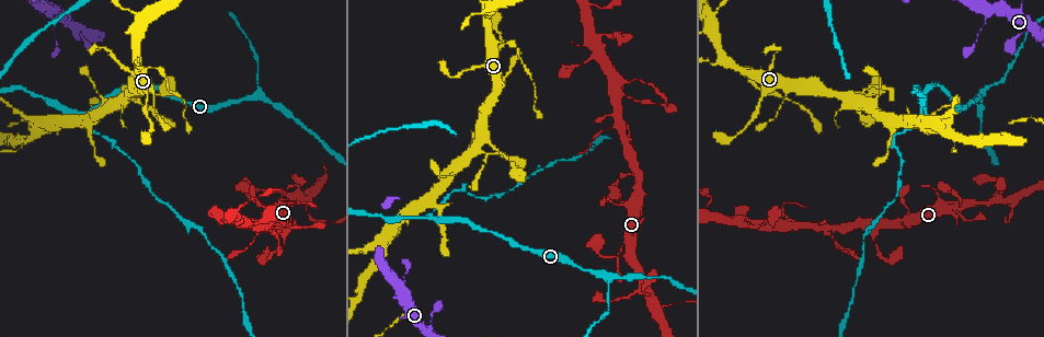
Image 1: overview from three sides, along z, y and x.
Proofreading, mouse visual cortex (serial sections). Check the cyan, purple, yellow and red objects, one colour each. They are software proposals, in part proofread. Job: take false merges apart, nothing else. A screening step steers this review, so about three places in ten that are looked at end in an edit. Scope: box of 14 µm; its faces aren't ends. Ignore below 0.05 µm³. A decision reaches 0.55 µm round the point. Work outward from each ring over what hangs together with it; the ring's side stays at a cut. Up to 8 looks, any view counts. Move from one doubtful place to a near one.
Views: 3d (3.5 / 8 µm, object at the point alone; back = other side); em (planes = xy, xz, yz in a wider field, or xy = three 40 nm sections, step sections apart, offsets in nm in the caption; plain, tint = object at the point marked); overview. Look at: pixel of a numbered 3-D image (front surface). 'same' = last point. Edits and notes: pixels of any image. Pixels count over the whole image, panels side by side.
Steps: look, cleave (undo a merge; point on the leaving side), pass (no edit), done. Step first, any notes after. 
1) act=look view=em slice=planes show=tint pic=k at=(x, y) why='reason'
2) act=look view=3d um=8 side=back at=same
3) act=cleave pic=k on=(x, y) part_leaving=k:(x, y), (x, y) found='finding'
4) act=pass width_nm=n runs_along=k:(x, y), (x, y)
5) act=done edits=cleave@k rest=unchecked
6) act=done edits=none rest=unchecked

act=look view=3d um=3.5 pic=1 at=(505, 43) why='small branch off a trunk'

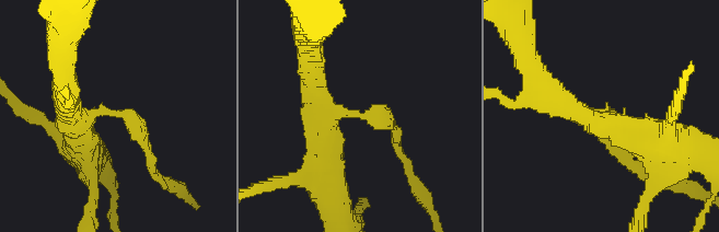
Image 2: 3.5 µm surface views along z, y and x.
act=pass runs_along=2:(80, 141), (90, 114), (124, 114), (151, 161) found='continuous, no second cell'

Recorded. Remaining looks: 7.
act=look view=3d um=8 pic=1 at=(137, 99) why='branch point'

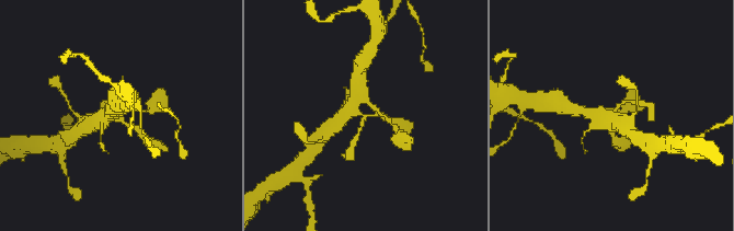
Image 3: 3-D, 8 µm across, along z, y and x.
act=look view=3d um=3.5 pic=3 at=(363, 117) why='zoom in'

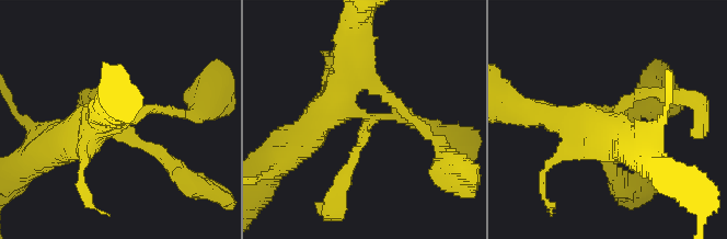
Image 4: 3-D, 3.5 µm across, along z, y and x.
act=look view=em slice=xy step=1 show=tint pic=4 at=(364, 116) arms=4 arm_widths_nm=150,200,400,500 why='now the EM'

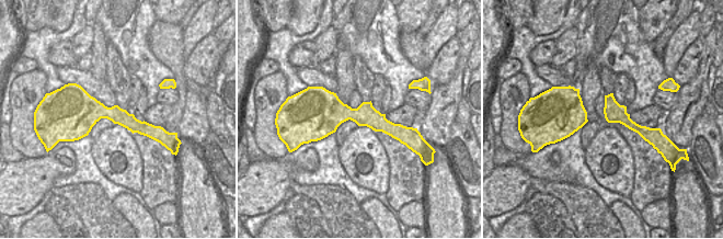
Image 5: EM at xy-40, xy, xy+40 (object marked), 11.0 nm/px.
act=pass runs_along=5:(67, 110), (114, 113), (159, 131) found='all the same cell'

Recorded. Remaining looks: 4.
act=look view=3d um=3.5 pic=1 at=(256, 93) why='arms part here'

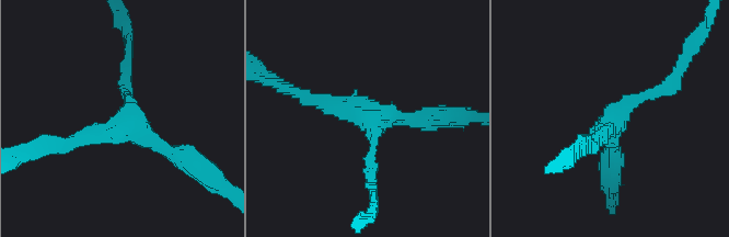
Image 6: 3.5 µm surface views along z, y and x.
act=look view=em slice=xy step=5 show=tint pic=6 at=(124, 122) arms=3 arm_widths_nm=150,200,200 why='now the EM'

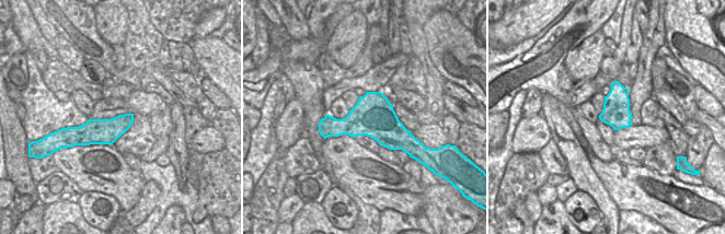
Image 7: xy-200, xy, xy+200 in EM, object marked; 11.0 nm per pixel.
act=pass width_nm=460 runs_along=6:(307, 99), (371, 119), (431, 116) found='continuous, no second cell'

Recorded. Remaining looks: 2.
act=look view=em slice=xy step=3 show=tint pic=1 at=(619, 128) why='abrupt turn'

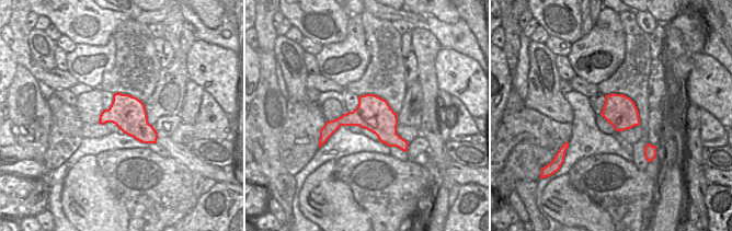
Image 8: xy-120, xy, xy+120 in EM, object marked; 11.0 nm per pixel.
act=look view=3d um=3.5 at=same why='see where the arms go'

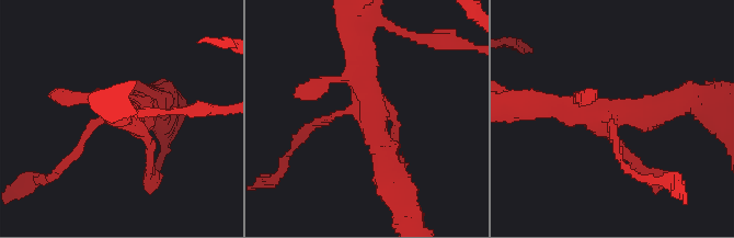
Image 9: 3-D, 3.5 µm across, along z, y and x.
act=pass runs_along=9:(390, 181), (356, 43) found='continuous, no second cell'

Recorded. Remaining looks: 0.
act=done edits=none rest=unchecked

